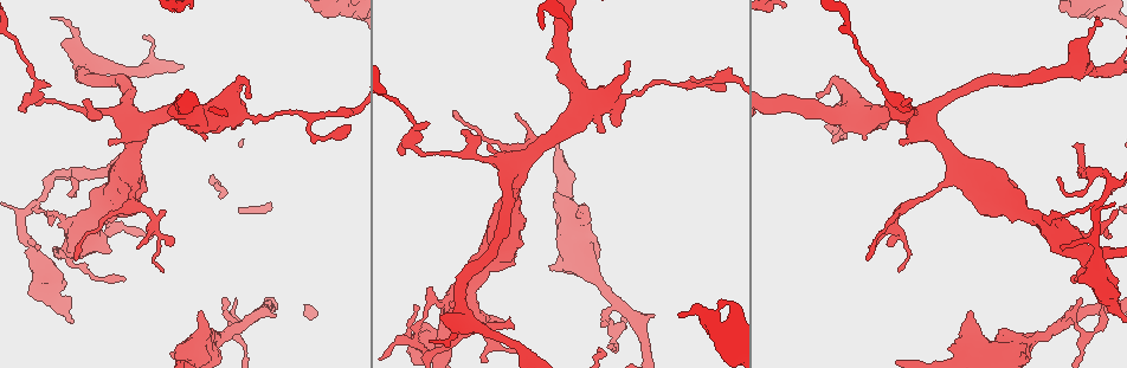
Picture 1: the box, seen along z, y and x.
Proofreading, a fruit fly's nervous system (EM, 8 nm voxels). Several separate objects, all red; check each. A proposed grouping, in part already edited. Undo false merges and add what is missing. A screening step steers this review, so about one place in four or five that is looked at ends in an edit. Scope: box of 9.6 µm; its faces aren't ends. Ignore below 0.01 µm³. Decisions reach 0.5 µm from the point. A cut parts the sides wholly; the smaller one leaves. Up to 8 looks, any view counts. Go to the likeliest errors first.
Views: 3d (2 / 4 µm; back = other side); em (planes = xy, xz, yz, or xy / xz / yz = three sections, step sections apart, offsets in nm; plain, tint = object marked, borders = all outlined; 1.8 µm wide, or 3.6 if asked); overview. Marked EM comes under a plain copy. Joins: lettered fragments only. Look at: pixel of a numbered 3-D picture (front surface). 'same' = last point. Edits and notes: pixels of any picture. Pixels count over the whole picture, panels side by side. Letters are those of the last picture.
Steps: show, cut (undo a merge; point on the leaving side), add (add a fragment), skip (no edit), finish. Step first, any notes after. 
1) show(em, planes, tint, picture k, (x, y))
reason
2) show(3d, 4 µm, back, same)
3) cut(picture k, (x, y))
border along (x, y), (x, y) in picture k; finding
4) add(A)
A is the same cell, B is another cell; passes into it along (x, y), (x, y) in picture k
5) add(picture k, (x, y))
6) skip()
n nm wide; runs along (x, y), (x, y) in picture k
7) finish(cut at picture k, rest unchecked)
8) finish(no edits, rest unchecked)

show(3d, 4 µm, picture 1, (200, 312))
stops while still wide

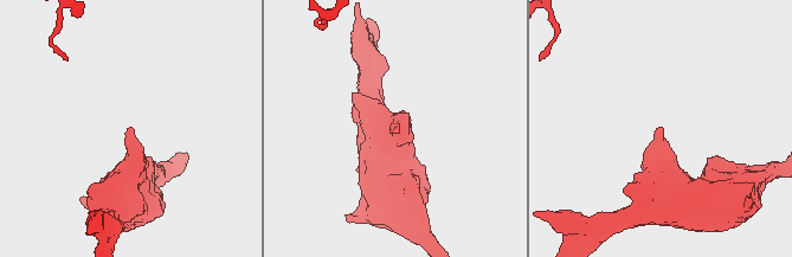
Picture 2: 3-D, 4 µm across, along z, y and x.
show(em, 3.6 µm, planes, borders, picture 2, (659, 130))

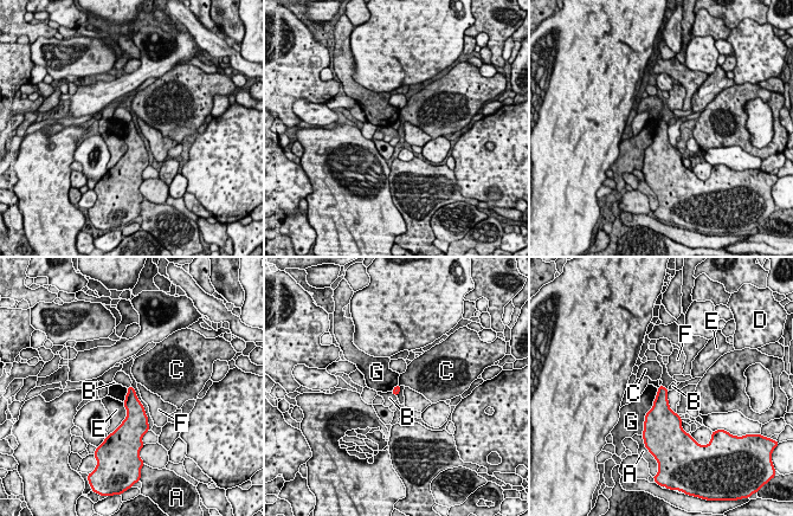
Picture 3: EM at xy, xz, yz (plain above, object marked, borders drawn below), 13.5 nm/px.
skip()
A, B, C, D, E, F and G are other cells; border along (658, 388), (643, 426) in picture 3; no lettered fragment goes on from it

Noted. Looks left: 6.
show(em, xz, step 8, tint, picture 1, (1056, 217))
sharp bend

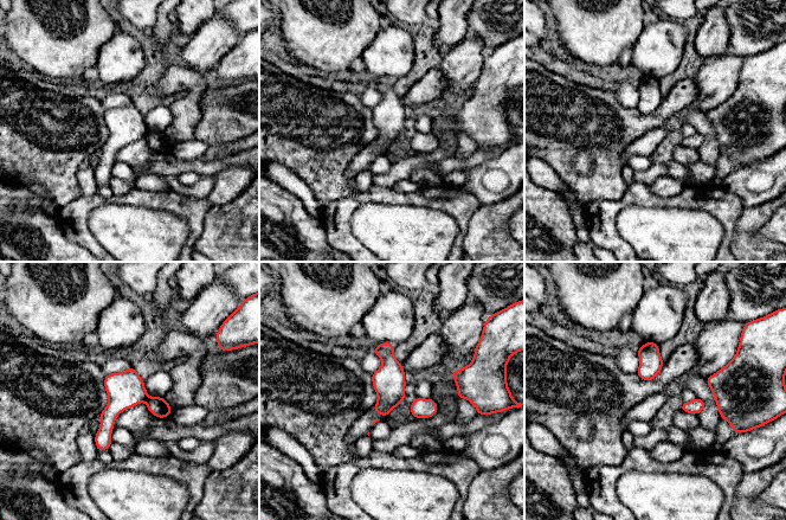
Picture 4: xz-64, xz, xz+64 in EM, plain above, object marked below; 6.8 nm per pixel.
show(em, xz, step 8, borders, same)
see the neighbours

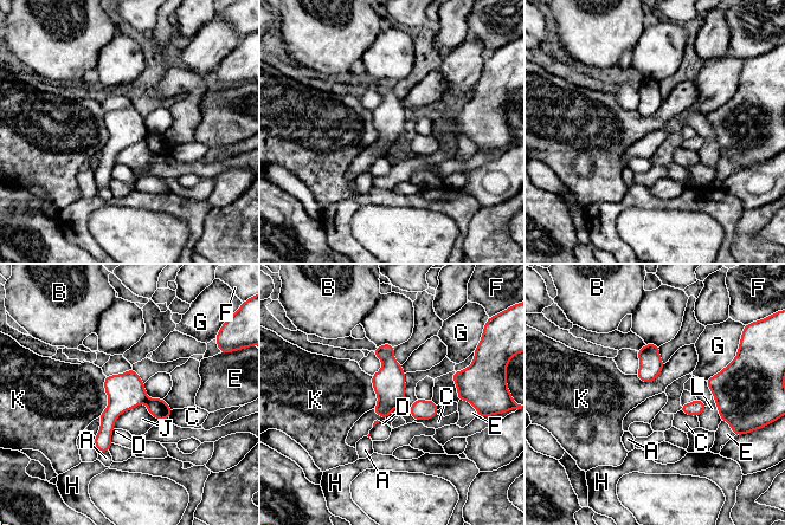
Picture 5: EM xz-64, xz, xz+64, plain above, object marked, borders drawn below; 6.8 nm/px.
cut(picture 5, (126, 390))
A, B, C, D, E, F, G, H, J, K and L are other cells; border along (148, 399), (145, 402) in picture 5; a second cell is stuck on

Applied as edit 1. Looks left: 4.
show(overview)
redraw

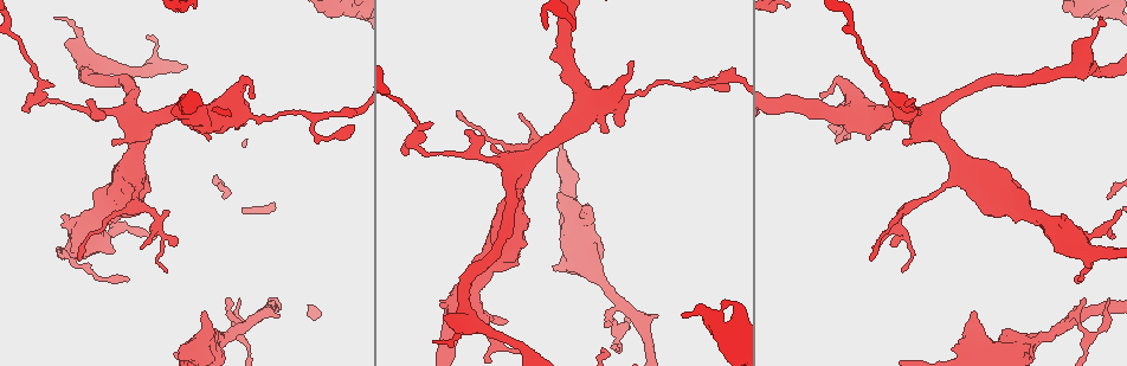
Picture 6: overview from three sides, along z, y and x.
show(em, xz, step 8, tint, picture 6, (1082, 301))
an open end

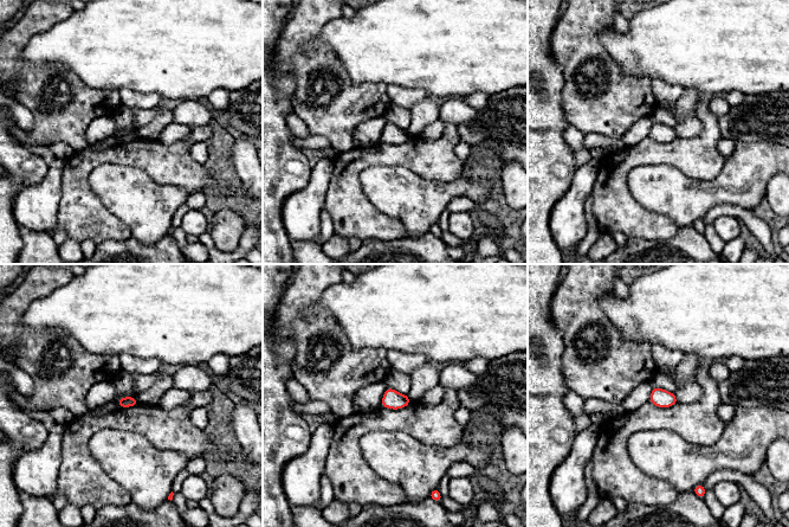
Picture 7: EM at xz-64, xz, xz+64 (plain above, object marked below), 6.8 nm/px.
show(em, planes, borders, same)

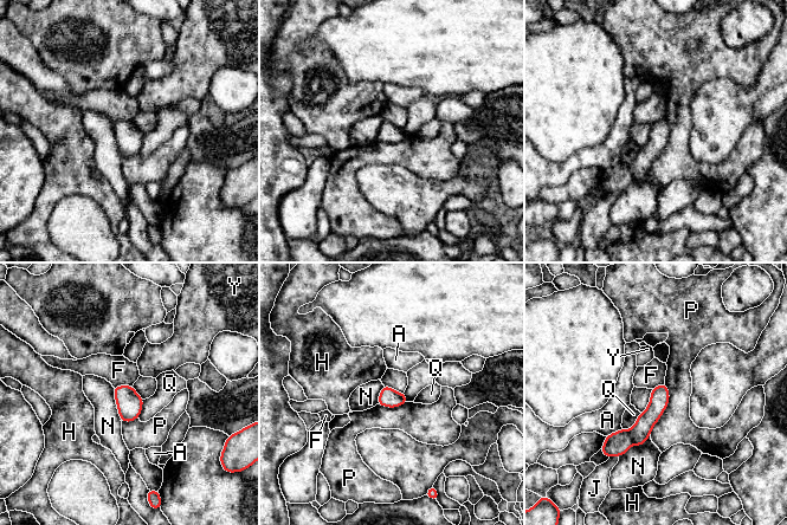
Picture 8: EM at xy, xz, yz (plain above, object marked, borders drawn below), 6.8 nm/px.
cut(picture 8, (640, 432))
A, F, H, J, N, P, Q and Y are other cells; the part that leaves runs along (663, 388), (638, 442) in picture 8; a second cell is stuck on

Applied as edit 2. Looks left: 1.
finish(cut at picture 5, cut at picture 8, rest unchecked)

